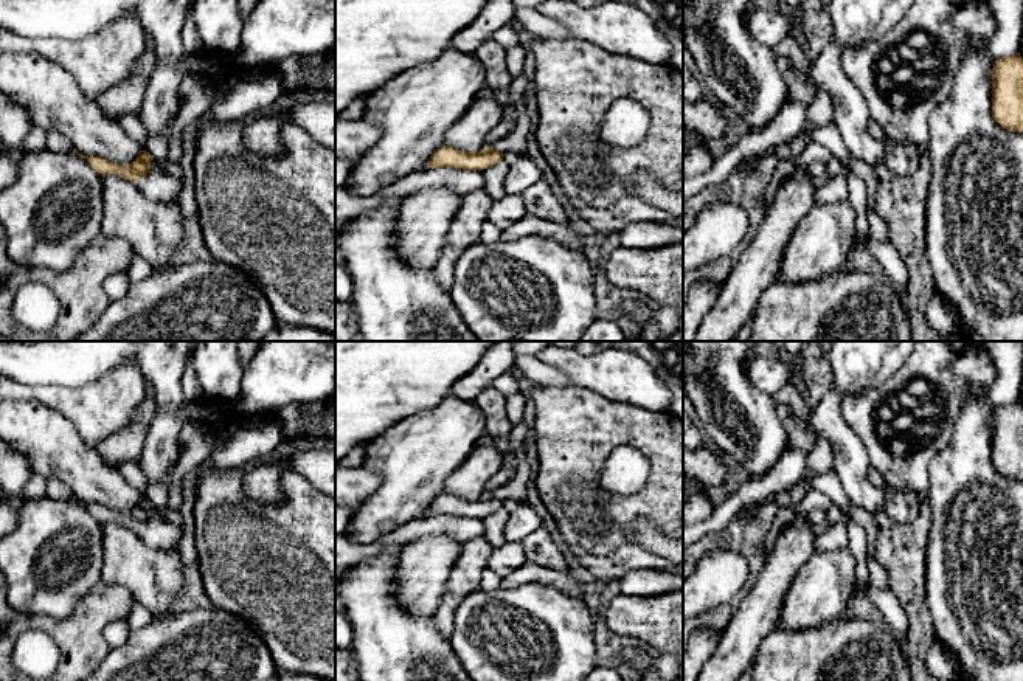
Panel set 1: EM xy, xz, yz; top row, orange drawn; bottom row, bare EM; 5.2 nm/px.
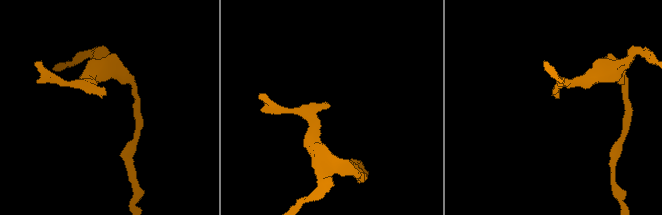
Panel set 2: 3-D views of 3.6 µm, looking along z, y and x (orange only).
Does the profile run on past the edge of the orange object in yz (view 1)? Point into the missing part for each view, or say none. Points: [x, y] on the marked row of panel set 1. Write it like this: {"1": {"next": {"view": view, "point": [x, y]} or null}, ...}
{"1": {"next": null}}

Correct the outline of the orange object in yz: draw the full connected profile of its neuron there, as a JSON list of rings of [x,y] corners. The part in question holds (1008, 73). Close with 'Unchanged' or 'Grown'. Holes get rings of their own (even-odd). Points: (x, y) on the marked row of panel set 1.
[[[1018,53],[994,64],[992,118],[1003,129],[1023,133],[1023,57]]]. Unchanged

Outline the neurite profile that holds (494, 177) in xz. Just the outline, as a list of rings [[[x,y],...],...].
[[[501,160],[492,168],[483,169],[484,189],[494,199],[494,202],[501,200],[508,192],[505,189],[505,177],[508,174],[509,164]]]

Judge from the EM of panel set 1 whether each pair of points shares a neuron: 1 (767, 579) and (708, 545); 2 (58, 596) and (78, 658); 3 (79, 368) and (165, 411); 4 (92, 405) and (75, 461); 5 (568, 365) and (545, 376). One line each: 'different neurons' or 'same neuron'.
1: different neurons
2: different neurons
3: same neuron
4: different neurons
5: different neurons

